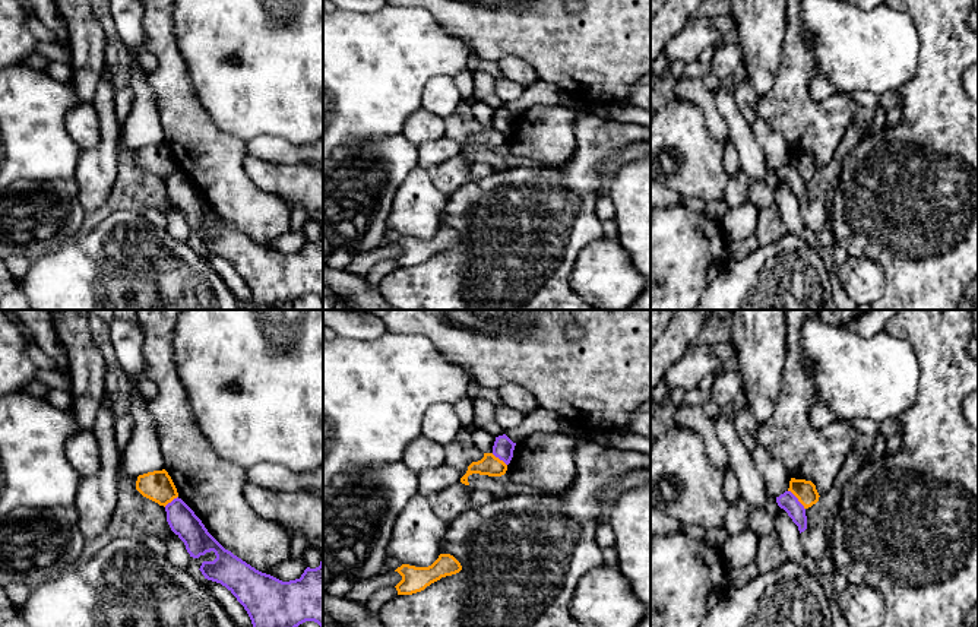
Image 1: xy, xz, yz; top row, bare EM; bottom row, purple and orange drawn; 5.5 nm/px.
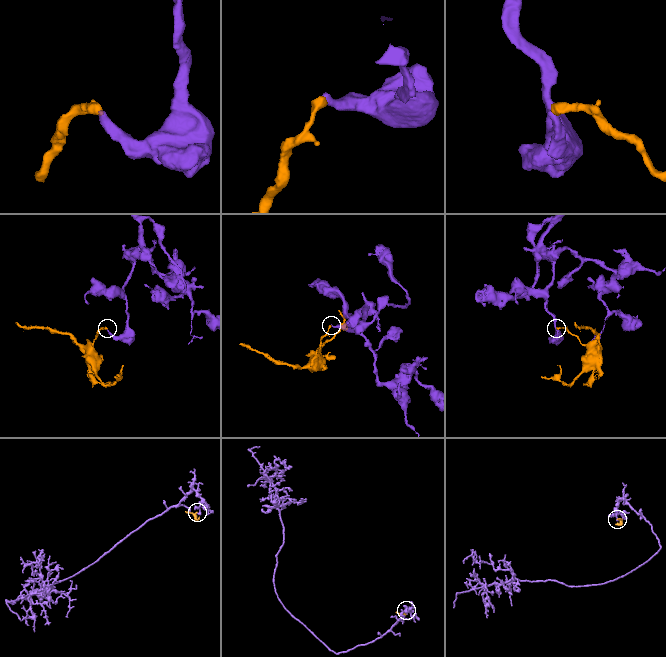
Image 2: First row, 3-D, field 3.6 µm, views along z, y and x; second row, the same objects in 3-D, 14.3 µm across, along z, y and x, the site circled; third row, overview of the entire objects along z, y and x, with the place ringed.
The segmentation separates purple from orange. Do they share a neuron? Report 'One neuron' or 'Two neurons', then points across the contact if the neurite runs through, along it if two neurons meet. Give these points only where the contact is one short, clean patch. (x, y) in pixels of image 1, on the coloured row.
Two neurons. Boundary: yz (788, 490), (804, 509)

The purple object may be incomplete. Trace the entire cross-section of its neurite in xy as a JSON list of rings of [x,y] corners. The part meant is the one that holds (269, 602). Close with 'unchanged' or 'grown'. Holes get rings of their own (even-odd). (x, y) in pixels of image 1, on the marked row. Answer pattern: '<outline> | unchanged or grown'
[[[177,497],[168,503],[165,512],[171,531],[184,542],[190,557],[199,558],[206,552],[215,552],[216,558],[203,561],[199,570],[205,579],[221,583],[237,598],[247,611],[253,627],[298,627],[306,621],[314,621],[323,627],[323,558],[319,567],[307,567],[300,579],[282,582],[256,570],[225,550],[181,498]]] | unchanged

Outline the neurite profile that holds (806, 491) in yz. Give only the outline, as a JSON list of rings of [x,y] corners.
[[[791,478],[788,491],[791,491],[798,498],[804,509],[808,509],[816,504],[820,497],[816,490],[816,485],[811,481],[805,479]]]

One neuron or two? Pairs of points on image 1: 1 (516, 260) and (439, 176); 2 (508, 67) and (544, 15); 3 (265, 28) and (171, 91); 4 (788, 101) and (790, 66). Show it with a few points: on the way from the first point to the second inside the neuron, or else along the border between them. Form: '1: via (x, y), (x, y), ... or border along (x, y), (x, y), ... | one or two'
1: border along (469, 180), (449, 196) | two
2: border along (497, 60), (519, 57), (540, 78) | two
3: border along (177, 47), (184, 62), (190, 91), (206, 110) | two
4: via (790, 92), (790, 75) | one

